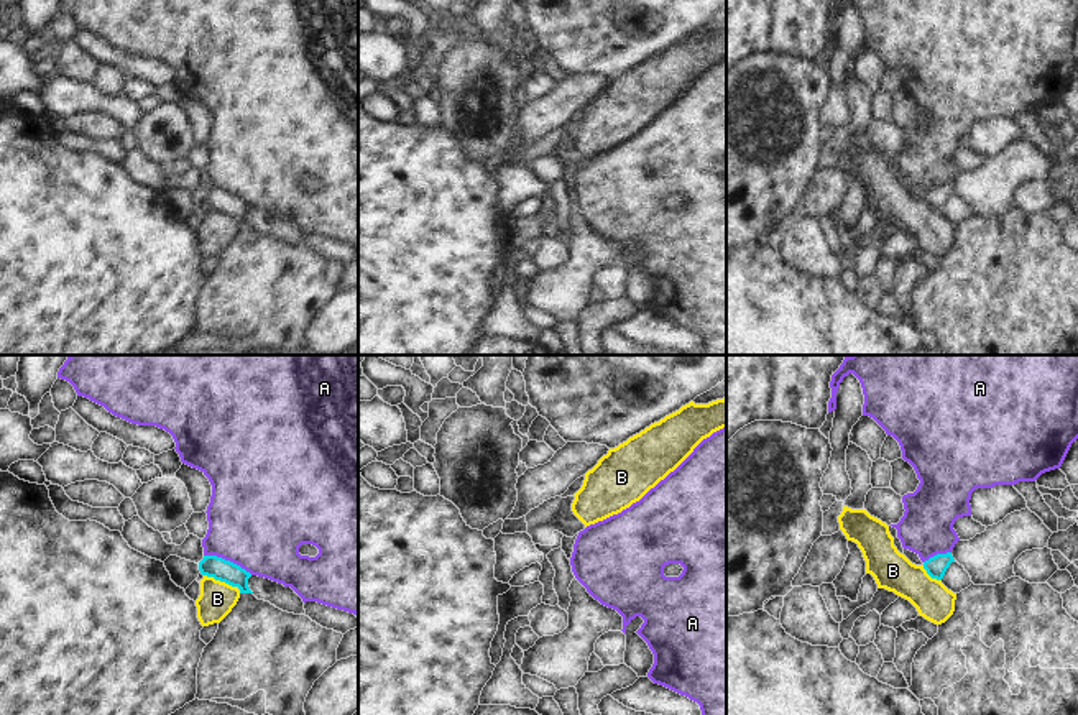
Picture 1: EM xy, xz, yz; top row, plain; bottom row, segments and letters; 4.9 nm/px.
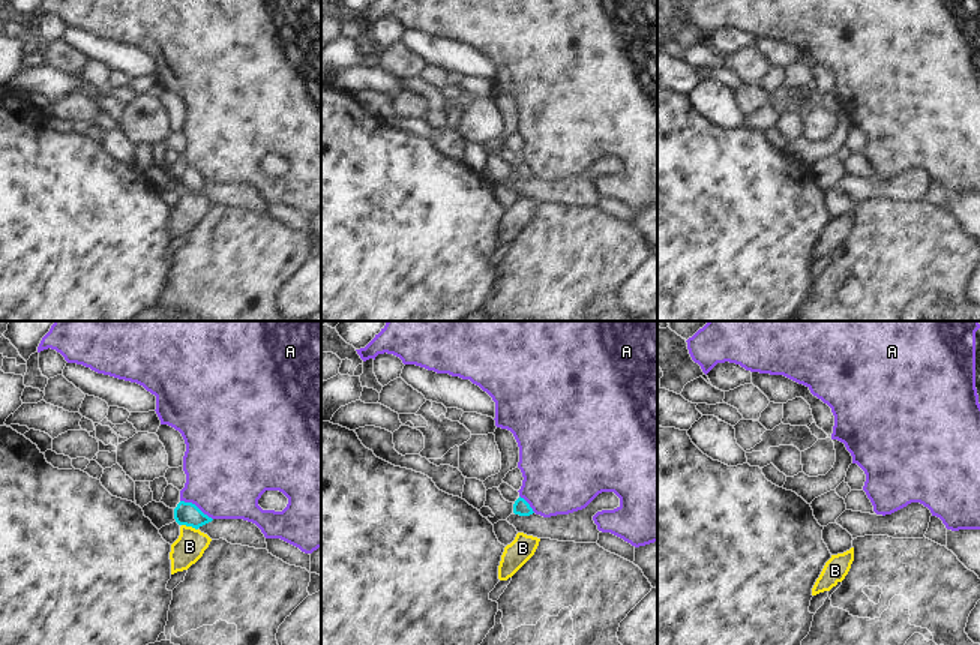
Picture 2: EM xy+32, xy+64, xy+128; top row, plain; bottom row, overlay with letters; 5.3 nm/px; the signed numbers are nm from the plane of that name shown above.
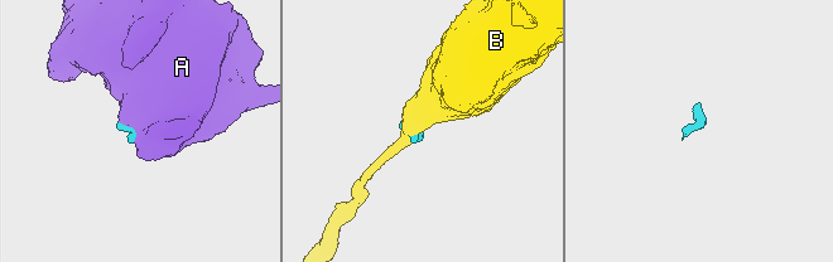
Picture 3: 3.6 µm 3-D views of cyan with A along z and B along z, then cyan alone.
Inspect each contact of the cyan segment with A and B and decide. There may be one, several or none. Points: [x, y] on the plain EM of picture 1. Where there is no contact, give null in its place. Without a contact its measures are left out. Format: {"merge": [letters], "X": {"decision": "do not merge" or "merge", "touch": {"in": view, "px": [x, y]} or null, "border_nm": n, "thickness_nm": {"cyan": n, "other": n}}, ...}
{"merge": [], "A": {"decision": "do not merge", "touch": {"in": "xy", "px": [229, 193]}, "border_nm": 260, "thickness_nm": {"cyan": 110, "other": 480}}, "B": {"decision": "do not merge", "touch": {"in": "xy", "px": [221, 212]}, "border_nm": 170, "thickness_nm": {"cyan": 110, "other": 170}}}

